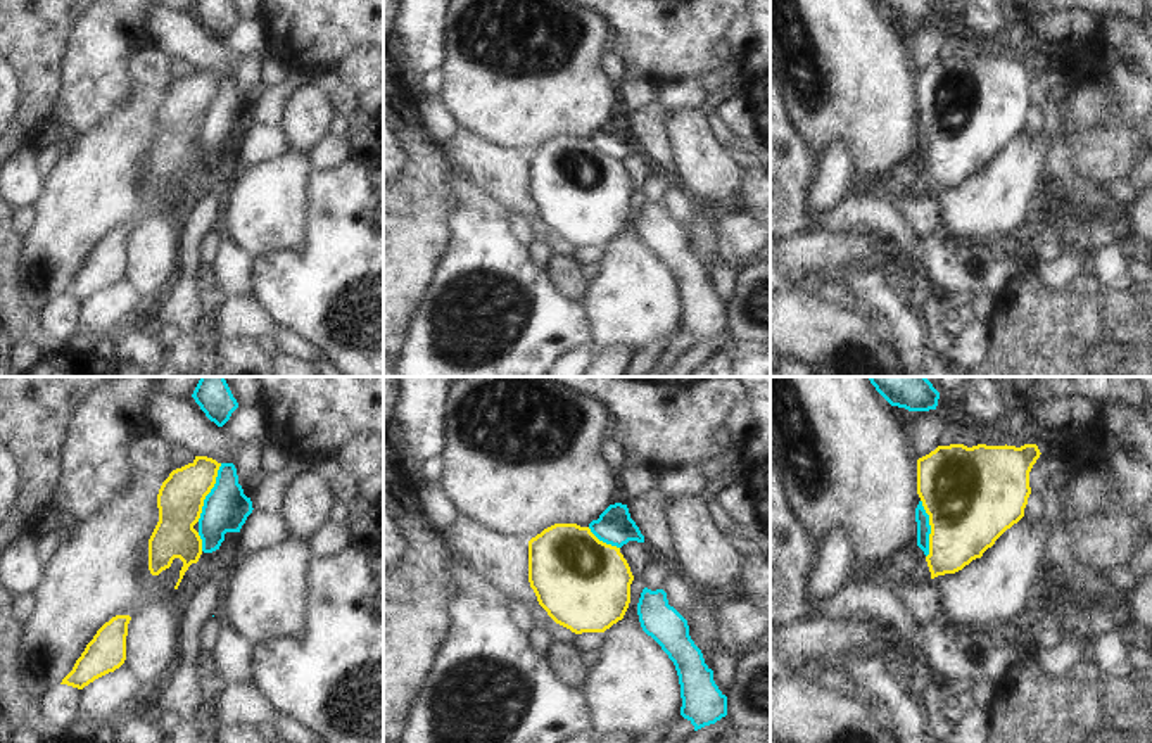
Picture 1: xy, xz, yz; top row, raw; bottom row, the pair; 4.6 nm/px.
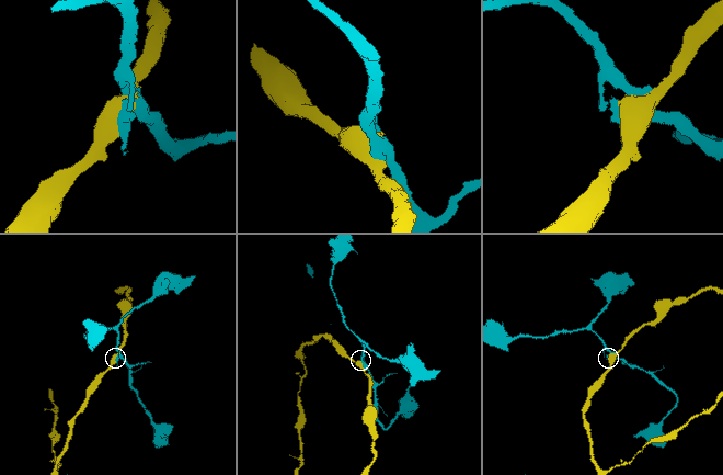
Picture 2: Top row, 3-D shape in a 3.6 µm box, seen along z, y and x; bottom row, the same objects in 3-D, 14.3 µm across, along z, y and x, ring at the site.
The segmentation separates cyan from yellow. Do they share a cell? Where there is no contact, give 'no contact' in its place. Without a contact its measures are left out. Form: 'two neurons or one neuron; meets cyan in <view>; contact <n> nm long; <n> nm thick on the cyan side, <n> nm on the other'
two neurons; meets cyan in xy; contact 300 nm long; 220 nm thick on the cyan side, 220 nm on the other

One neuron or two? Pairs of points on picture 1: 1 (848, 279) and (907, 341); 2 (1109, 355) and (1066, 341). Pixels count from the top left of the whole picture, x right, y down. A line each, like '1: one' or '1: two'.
1: one
2: two

